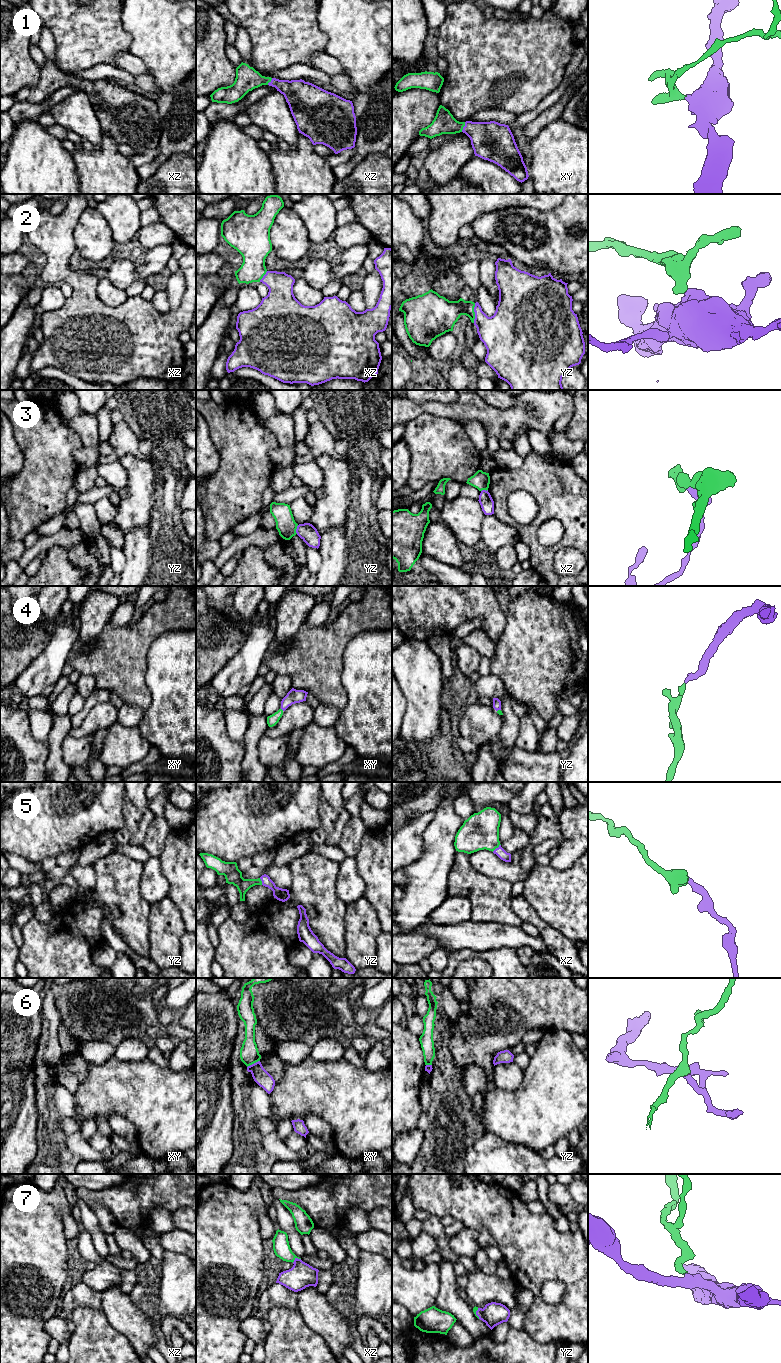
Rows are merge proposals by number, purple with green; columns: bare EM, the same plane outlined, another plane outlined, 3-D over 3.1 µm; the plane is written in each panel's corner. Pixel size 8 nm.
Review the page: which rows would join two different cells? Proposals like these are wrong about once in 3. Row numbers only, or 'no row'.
3, 6

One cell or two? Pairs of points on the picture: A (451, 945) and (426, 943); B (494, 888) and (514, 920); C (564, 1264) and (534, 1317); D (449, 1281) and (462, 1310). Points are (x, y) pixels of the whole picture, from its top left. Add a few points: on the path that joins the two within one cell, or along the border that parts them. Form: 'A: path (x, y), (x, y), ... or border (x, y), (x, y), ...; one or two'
A: border (419, 933), (432, 936), (442, 947); two
B: path (494, 896), (494, 900), (506, 912); one
C: path (549, 1271), (537, 1283), (538, 1302); one
D: path (449, 1288), (449, 1297), (455, 1303); one

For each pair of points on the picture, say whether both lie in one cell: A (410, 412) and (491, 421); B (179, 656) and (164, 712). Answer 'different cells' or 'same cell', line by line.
A: same cell
B: same cell

